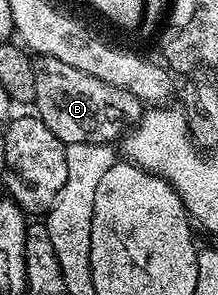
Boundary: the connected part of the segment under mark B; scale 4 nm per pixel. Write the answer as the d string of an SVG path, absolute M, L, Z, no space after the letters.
M37 57L33 62L35 71L35 106L36 116L41 118L47 127L66 145L75 143L91 143L92 145L107 145L117 143L124 138L126 132L136 122L140 121L143 112L143 102L131 91L123 87L113 87L111 83L105 83L103 79L97 79L95 75L89 75L87 71L81 71L79 67L71 67L68 63L62 63L60 59L50 57Z

